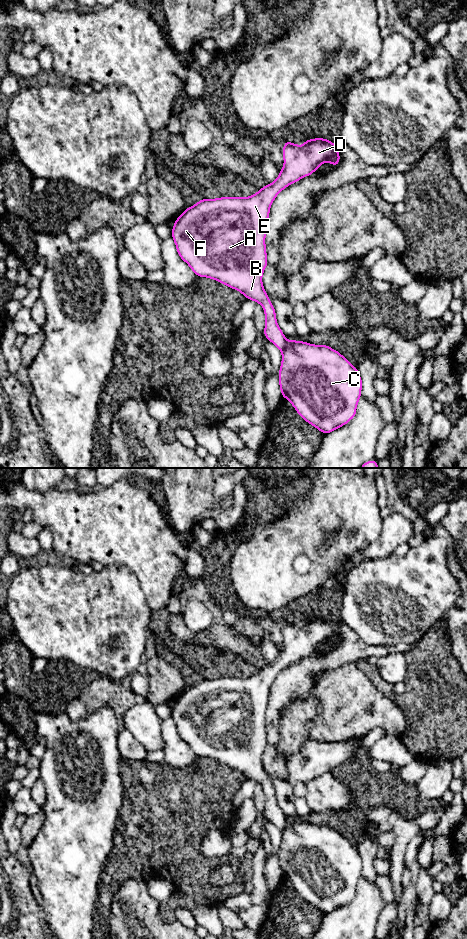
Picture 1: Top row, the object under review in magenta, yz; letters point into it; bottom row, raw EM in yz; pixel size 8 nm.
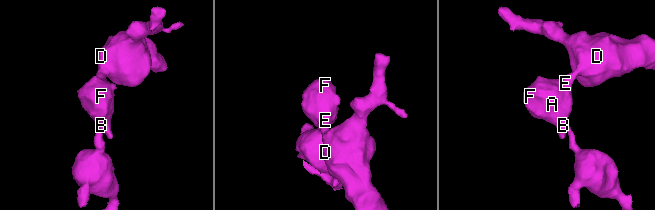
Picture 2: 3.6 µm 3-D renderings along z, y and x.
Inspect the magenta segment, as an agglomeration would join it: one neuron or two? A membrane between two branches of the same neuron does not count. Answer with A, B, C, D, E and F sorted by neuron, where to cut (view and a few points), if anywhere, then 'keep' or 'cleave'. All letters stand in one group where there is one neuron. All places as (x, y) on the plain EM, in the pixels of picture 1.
A B C D E F | no cut | keep

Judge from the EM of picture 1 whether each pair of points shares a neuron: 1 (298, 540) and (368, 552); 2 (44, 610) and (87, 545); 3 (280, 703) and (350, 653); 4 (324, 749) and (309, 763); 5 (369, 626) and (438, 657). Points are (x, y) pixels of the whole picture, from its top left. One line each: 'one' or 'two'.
1: two
2: two
3: one
4: one
5: two

